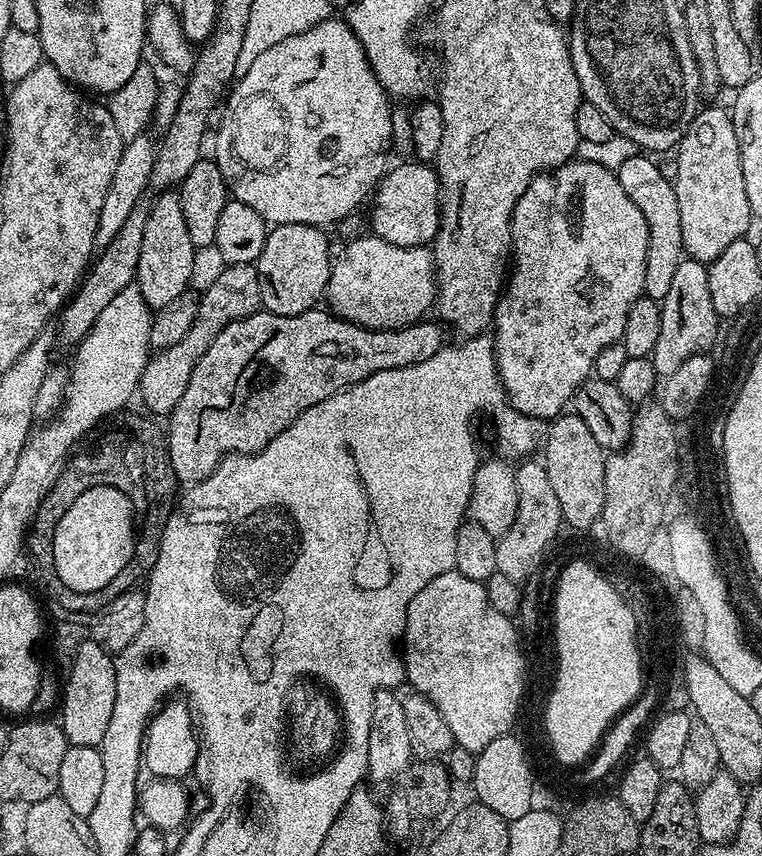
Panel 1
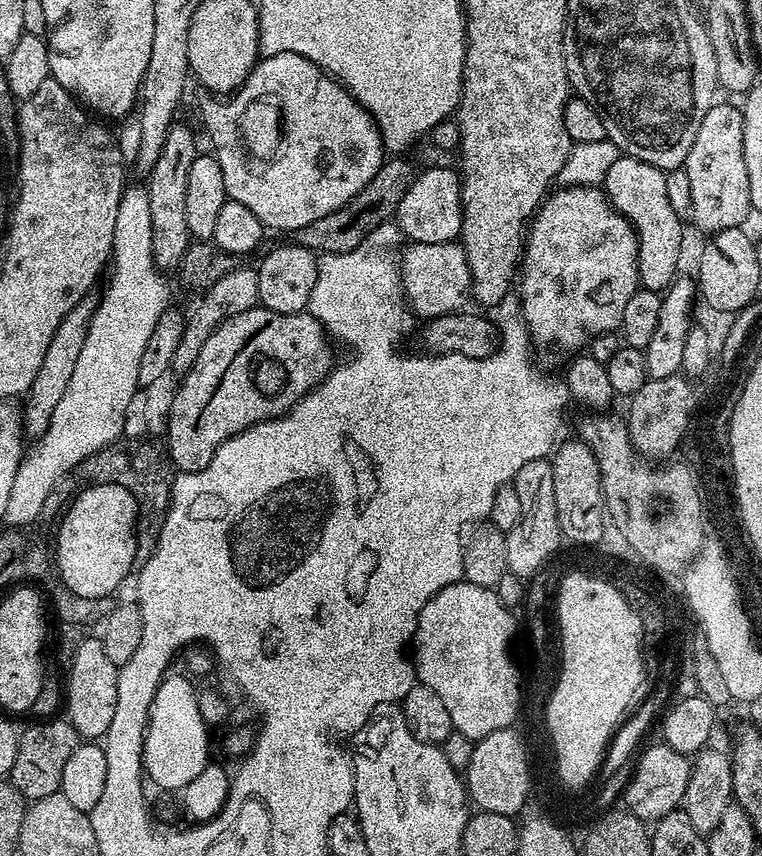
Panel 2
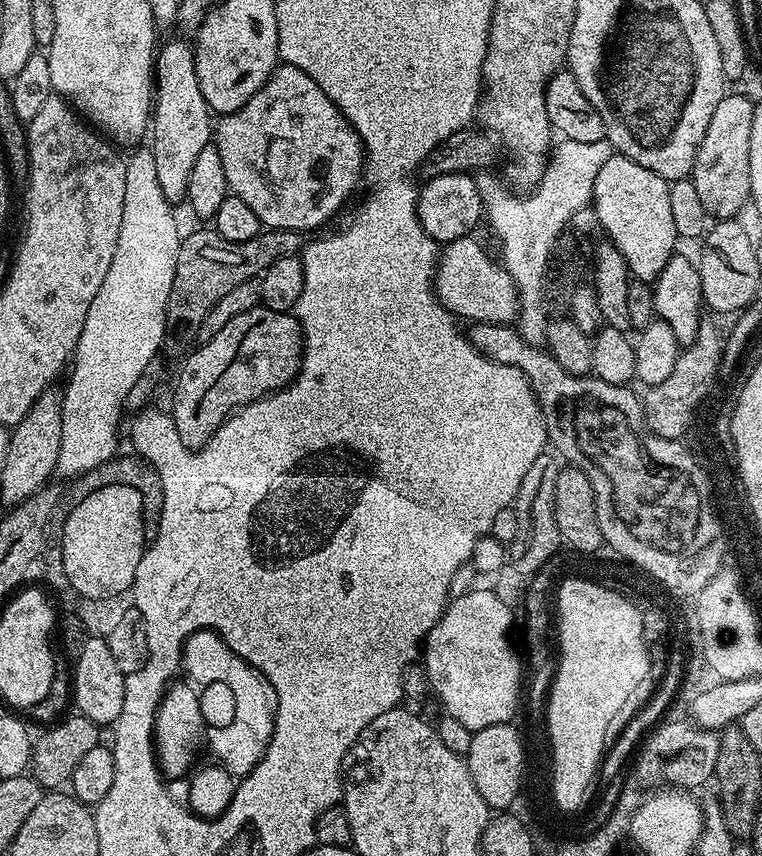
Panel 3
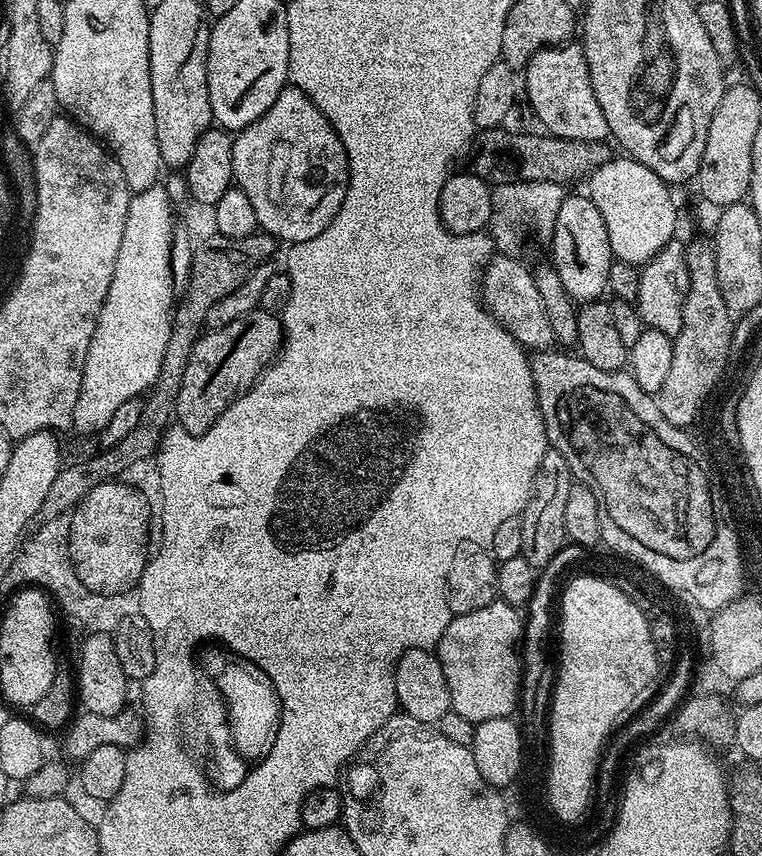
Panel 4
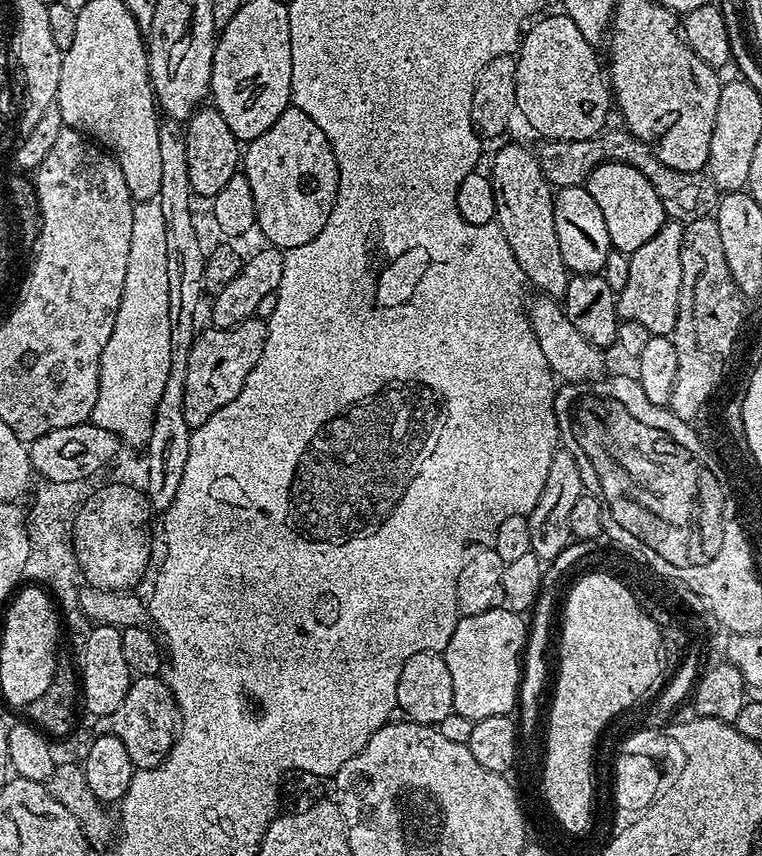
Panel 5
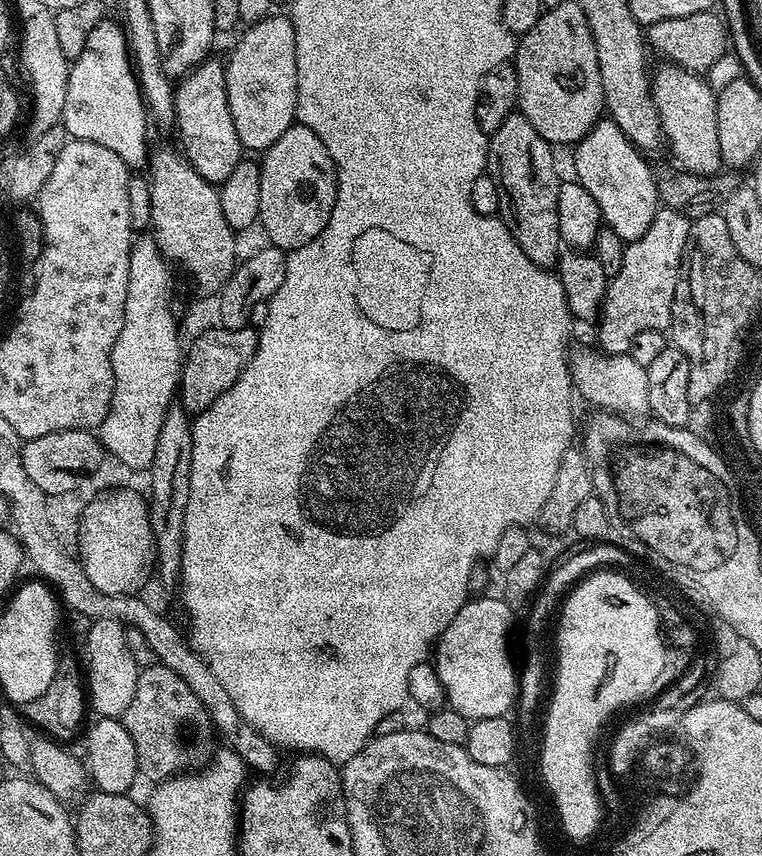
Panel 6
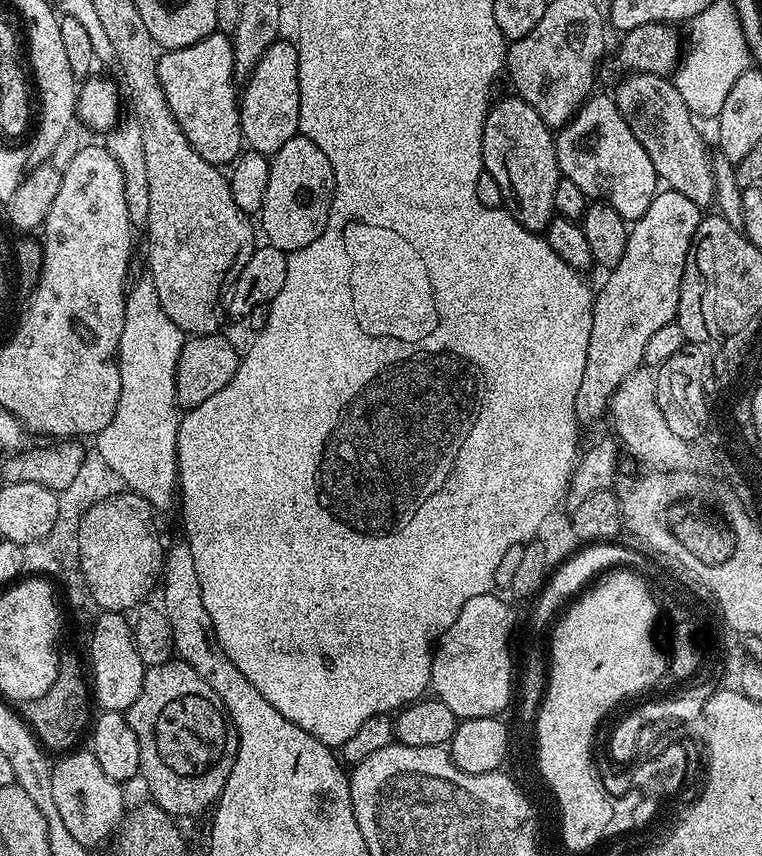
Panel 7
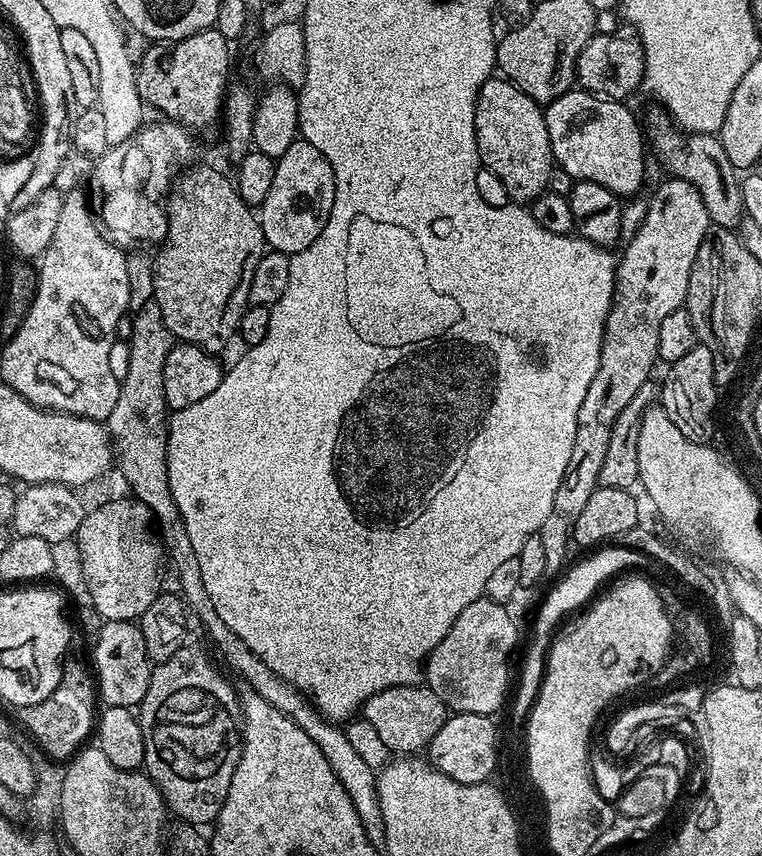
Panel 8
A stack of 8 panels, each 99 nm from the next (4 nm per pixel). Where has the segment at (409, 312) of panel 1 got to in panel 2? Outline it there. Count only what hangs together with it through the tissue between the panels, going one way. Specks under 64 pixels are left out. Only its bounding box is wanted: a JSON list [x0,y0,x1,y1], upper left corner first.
[399,242,472,318]

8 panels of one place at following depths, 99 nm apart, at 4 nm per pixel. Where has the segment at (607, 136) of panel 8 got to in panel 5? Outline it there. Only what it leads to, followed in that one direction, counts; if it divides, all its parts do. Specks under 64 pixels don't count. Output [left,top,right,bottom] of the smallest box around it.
[586,164,666,254]

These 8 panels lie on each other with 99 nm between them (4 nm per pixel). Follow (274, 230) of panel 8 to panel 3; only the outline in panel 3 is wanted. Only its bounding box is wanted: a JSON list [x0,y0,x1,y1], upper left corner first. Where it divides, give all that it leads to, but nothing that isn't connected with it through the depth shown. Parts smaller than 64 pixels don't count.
[214,63,366,233]

